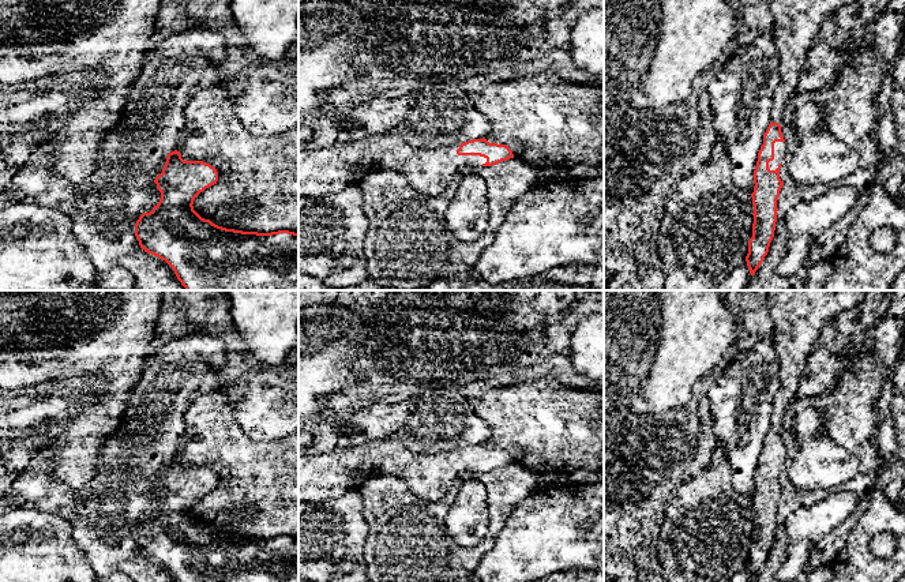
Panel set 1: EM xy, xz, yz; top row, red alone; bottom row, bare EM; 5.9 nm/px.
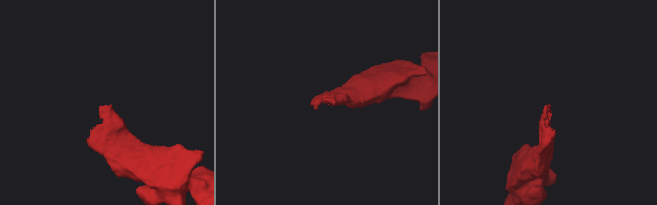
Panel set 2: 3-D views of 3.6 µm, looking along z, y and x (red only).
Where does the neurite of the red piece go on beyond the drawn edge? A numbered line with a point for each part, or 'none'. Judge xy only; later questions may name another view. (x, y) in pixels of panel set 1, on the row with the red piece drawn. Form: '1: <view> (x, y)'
none

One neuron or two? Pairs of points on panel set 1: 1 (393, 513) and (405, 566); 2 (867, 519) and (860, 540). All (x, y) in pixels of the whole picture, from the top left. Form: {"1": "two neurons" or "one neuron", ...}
{"1": "one neuron", "2": "one neuron"}

